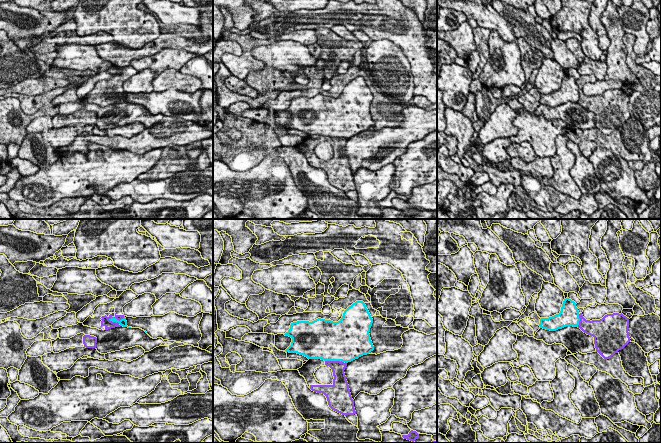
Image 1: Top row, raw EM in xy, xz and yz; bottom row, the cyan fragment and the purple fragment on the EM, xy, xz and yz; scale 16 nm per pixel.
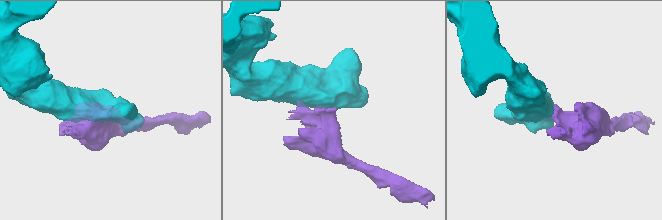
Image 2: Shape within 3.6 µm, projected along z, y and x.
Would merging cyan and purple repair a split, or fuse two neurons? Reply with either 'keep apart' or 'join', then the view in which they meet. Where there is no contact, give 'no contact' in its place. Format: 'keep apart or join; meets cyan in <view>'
keep apart; meets cyan in xy

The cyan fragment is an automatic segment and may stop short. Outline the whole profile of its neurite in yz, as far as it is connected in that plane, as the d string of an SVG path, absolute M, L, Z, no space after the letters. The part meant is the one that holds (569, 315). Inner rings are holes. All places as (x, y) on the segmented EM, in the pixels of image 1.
M569 298L564 299L561 311L549 318L540 319L540 328L556 331L566 326L578 327L579 325L579 311L576 303Z

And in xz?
M356 301L344 311L338 322L318 318L312 322L291 323L290 329L284 335L291 337L292 342L285 351L303 355L308 359L348 363L374 350L369 334L372 323L373 319L365 303Z

